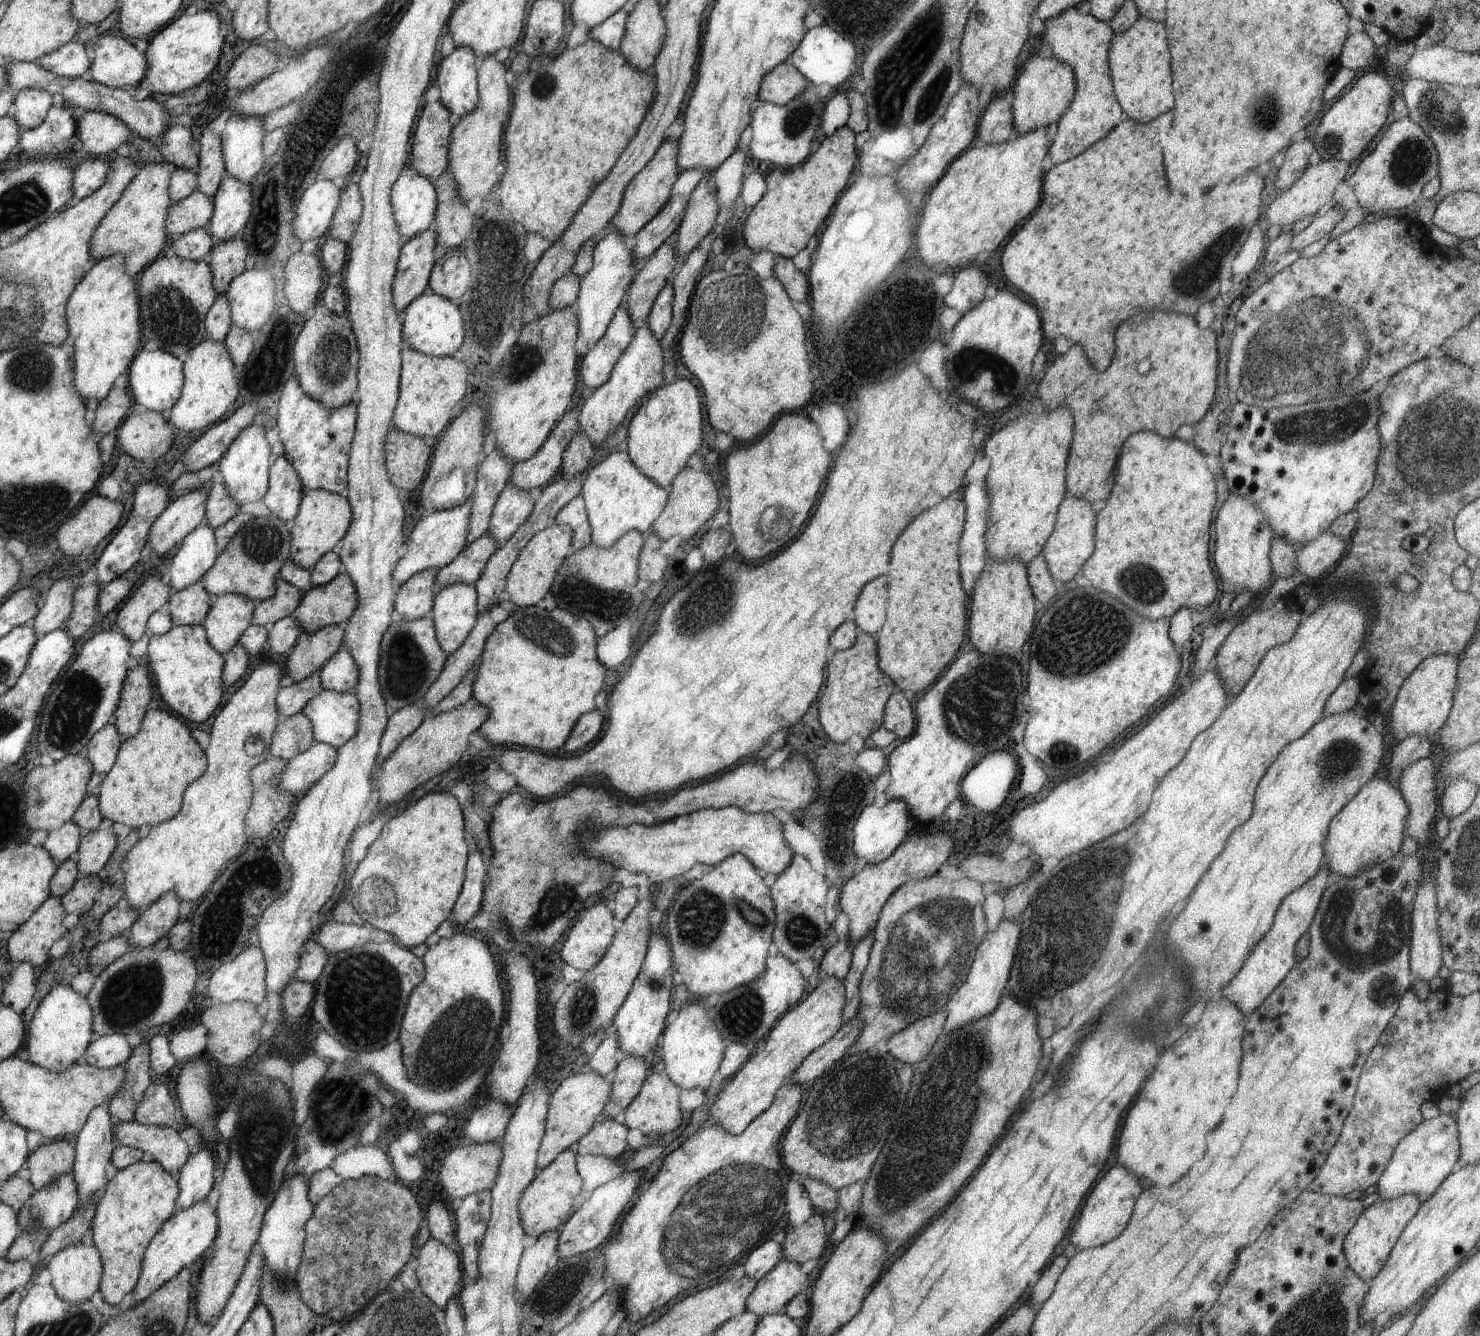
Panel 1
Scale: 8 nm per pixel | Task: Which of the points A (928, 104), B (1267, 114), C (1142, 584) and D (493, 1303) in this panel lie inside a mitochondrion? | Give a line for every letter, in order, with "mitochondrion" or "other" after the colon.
A: mitochondrion
B: mitochondrion
C: mitochondrion
D: other

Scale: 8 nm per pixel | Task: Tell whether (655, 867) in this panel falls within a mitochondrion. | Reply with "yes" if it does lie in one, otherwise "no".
no

